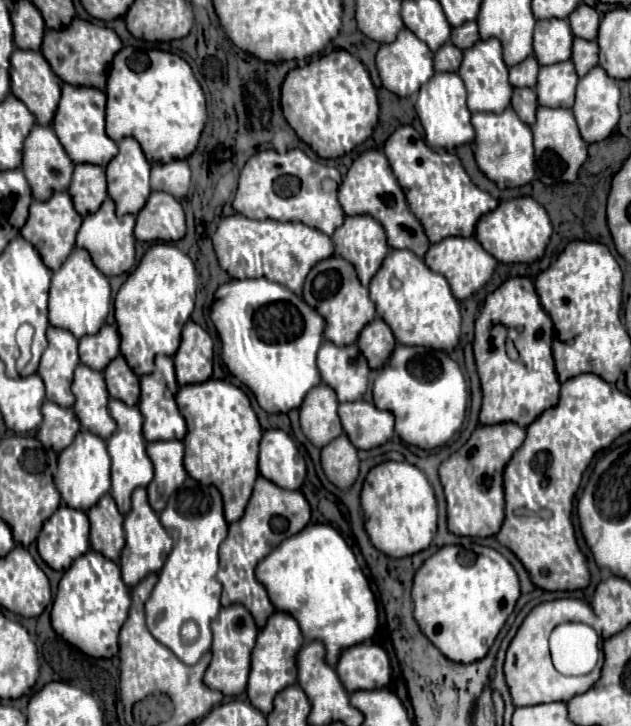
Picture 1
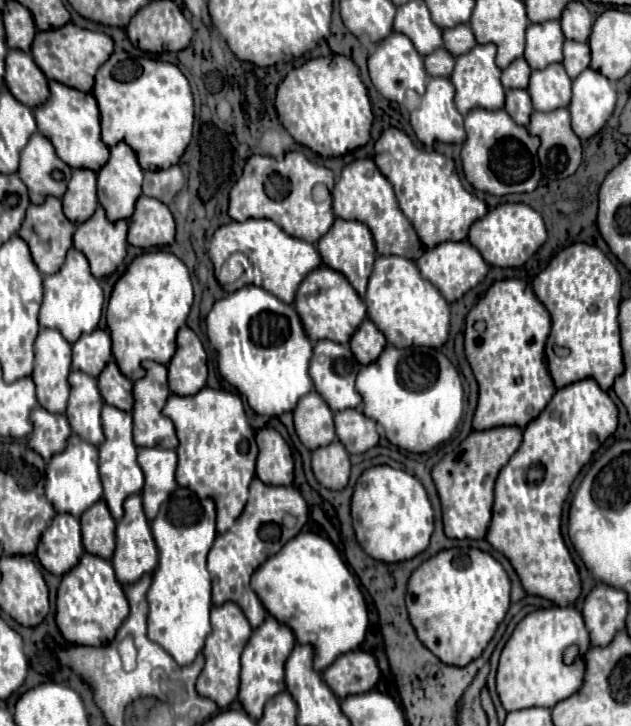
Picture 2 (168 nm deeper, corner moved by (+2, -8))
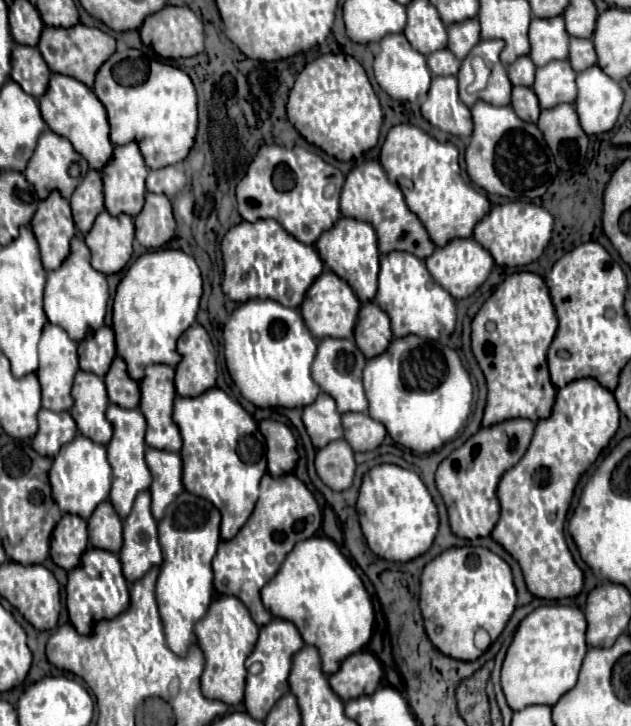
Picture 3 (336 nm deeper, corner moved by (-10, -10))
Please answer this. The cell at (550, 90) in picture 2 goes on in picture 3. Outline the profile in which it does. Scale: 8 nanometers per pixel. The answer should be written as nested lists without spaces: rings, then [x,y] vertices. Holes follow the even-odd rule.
[[[568,60],[548,62],[536,70],[536,80],[532,84],[534,94],[542,108],[552,108],[562,102],[572,104],[576,100],[576,72]]]

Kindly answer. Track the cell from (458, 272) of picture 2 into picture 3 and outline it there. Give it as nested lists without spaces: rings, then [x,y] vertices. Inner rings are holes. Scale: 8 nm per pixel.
[[[456,238],[448,242],[448,246],[436,248],[434,254],[428,256],[424,262],[432,278],[440,282],[440,286],[444,286],[444,290],[448,290],[448,294],[452,294],[452,298],[456,300],[468,298],[470,294],[474,294],[486,282],[488,274],[494,268],[492,256],[474,238]]]

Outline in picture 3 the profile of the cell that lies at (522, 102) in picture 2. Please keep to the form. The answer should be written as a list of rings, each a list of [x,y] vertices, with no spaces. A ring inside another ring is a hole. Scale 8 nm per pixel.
[[[514,86],[510,104],[516,110],[518,118],[524,118],[524,122],[538,122],[540,104],[538,104],[538,98],[536,98],[532,88],[528,88],[528,86]]]

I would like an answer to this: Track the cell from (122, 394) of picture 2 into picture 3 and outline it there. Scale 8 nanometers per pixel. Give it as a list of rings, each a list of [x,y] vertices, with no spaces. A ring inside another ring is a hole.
[[[120,356],[114,358],[110,366],[110,374],[104,376],[104,382],[112,404],[118,404],[122,408],[136,408],[140,404],[140,386],[136,380],[128,376],[126,364]]]

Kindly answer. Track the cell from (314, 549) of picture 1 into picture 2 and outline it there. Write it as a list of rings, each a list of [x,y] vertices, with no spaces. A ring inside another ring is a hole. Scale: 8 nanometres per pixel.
[[[300,532],[296,538],[292,538],[276,556],[268,558],[252,574],[250,586],[260,596],[268,614],[272,614],[282,624],[288,624],[288,628],[292,628],[298,644],[314,646],[316,672],[322,672],[324,668],[328,668],[328,664],[332,664],[332,660],[336,660],[336,656],[342,656],[344,652],[352,652],[364,642],[366,626],[368,626],[368,610],[366,610],[364,596],[362,596],[352,572],[348,570],[346,562],[334,548],[334,544],[318,534]]]

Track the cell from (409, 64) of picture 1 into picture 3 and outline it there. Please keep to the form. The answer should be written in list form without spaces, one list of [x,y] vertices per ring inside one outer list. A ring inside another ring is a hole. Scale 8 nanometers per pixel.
[[[388,34],[380,40],[380,54],[374,58],[374,76],[380,88],[390,98],[408,100],[408,102],[414,102],[420,96],[426,96],[430,88],[430,80],[432,80],[426,58],[410,46],[404,34]]]

